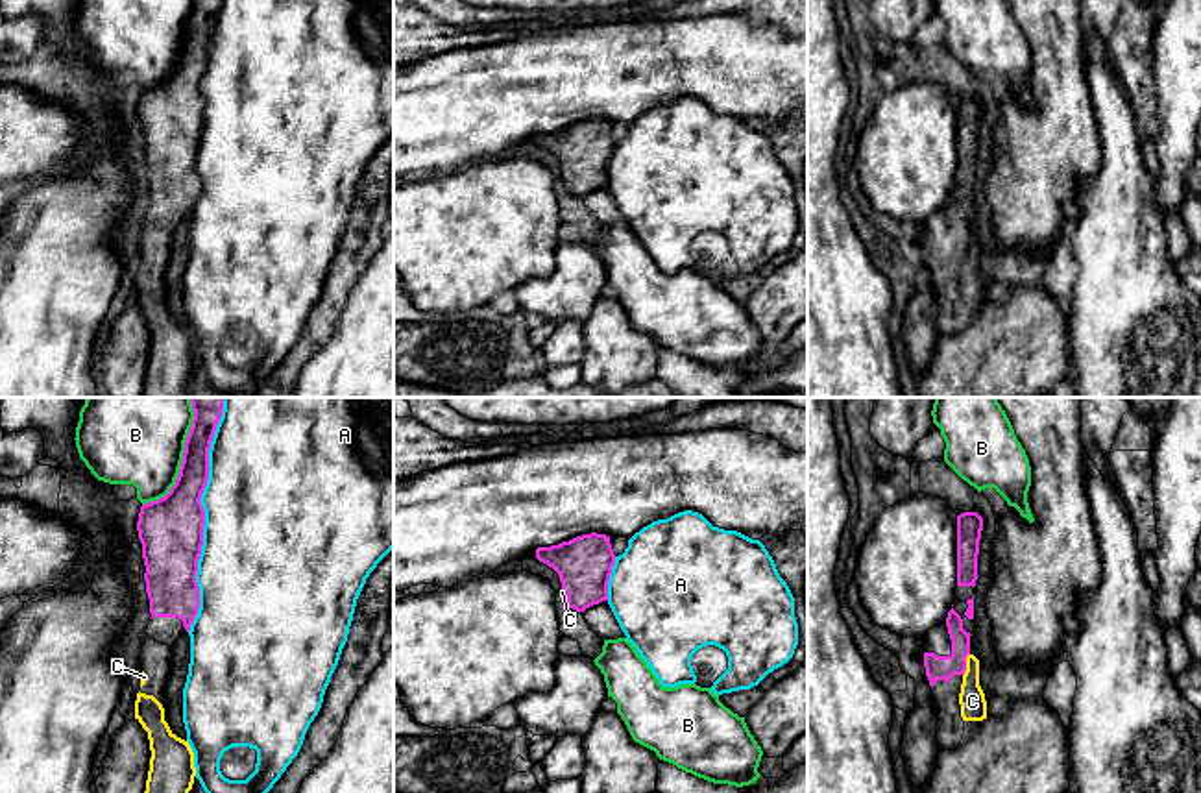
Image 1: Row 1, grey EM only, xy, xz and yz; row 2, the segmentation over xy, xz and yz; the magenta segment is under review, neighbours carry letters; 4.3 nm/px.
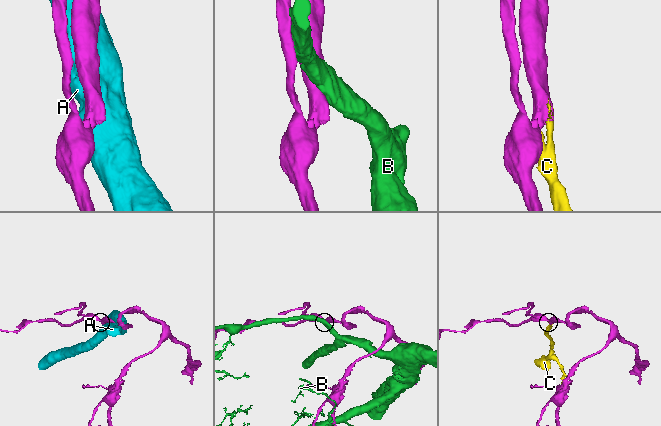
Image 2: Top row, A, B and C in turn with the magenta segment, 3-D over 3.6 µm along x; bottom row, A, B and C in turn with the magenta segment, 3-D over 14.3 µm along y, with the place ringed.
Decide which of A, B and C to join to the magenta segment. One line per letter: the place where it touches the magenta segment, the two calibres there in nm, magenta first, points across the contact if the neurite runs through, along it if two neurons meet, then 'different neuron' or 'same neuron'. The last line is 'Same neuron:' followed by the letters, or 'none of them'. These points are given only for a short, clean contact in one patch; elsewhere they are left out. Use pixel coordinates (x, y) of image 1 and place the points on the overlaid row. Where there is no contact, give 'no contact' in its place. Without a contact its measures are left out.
A: meets magenta in xy at (204, 514); 280 nm thick on the magenta side, 500 nm on the other; different neuron
B: meets magenta in xy at (183, 457); 200 nm thick on the magenta side, 460 nm on the other; different neuron
C: meets magenta in yz at (965, 664); 110 nm thick on the magenta side, 110 nm on the other; same neuron
Same neuron: C

